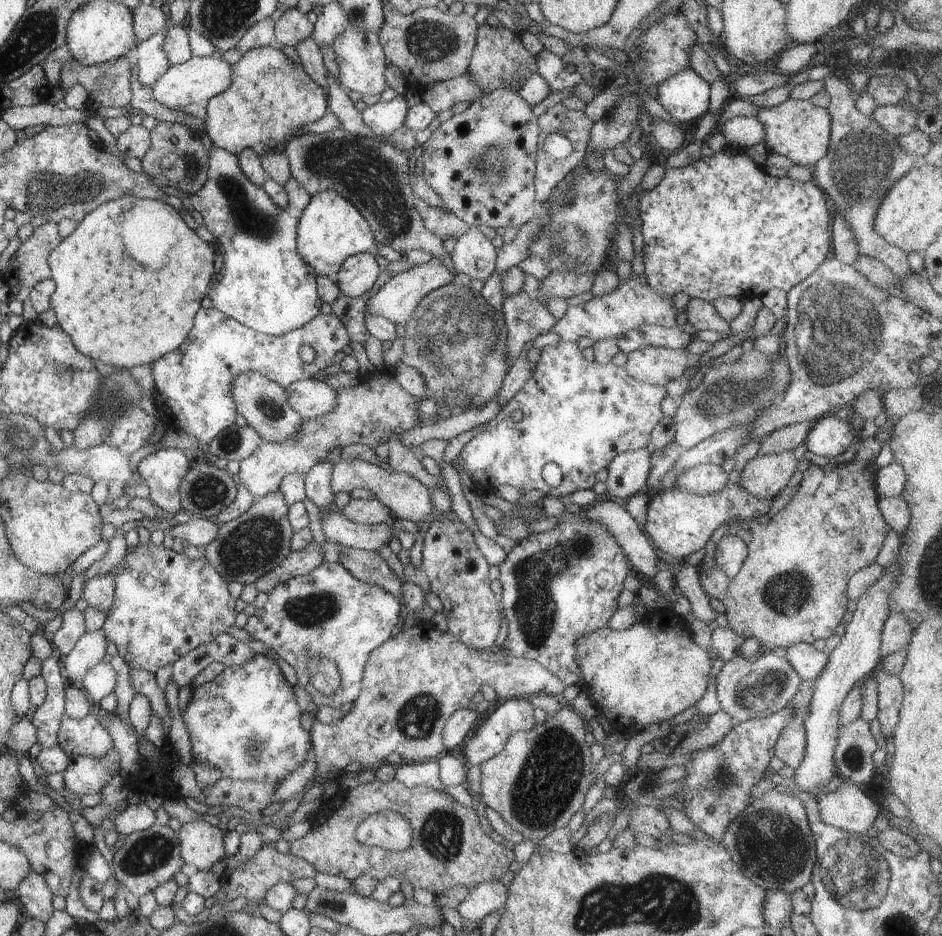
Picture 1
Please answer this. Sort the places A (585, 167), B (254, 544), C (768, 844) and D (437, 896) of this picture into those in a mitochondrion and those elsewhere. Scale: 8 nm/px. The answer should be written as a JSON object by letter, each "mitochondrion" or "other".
{"A":"other","B":"mitochondrion","C":"mitochondrion","D":"other"}

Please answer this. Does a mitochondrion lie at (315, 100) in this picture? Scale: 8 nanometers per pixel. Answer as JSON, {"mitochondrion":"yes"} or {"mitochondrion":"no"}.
{"mitochondrion":"no"}

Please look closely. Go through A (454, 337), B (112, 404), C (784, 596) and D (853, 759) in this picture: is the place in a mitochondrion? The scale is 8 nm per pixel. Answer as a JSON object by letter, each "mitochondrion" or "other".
{"A":"mitochondrion","B":"mitochondrion","C":"mitochondrion","D":"mitochondrion"}

